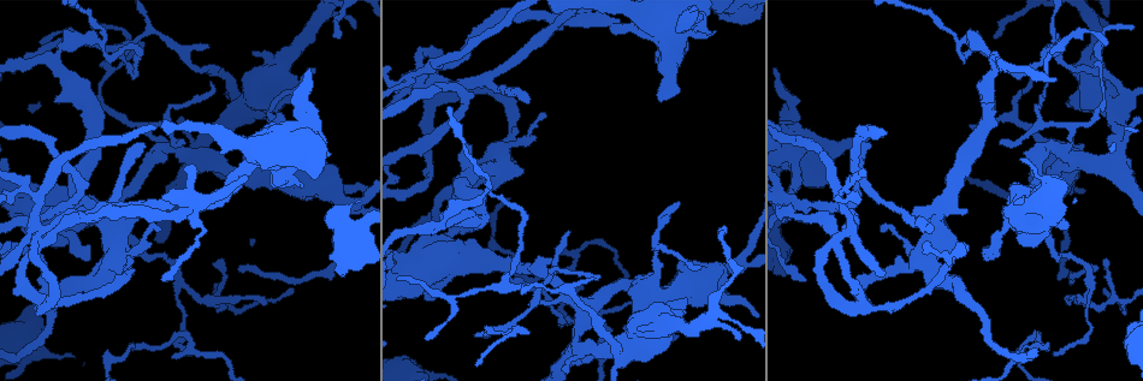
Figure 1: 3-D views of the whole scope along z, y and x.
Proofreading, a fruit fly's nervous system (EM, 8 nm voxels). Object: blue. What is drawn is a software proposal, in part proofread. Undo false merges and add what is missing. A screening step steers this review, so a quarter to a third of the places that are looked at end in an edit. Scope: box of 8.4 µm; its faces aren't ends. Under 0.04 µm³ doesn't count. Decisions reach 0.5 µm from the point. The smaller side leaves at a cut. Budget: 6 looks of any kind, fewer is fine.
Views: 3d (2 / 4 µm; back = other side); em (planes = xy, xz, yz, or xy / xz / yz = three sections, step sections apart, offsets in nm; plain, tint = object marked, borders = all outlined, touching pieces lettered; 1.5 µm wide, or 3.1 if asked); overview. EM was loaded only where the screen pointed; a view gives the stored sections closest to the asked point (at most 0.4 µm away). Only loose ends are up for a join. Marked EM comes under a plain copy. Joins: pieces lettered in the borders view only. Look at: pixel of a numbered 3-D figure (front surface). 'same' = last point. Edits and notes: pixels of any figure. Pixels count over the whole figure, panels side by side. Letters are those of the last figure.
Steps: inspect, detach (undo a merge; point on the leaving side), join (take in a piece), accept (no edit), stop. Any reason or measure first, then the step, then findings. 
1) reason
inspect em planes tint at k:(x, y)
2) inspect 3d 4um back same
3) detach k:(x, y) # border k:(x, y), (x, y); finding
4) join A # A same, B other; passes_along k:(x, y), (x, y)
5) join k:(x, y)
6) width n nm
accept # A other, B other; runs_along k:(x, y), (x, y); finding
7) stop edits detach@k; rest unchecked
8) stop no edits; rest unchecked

free end
inspect 3d 2um at 1:(911, 213)

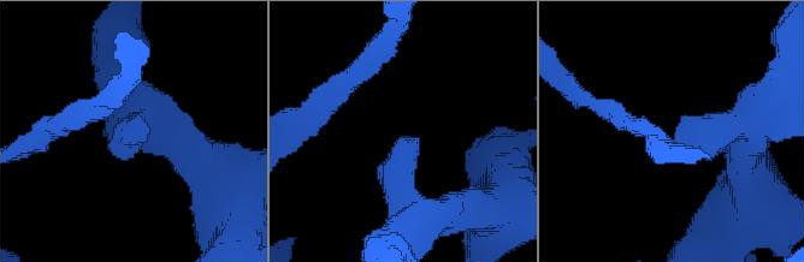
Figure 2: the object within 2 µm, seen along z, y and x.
now the EM
inspect em planes borders at 2:(674, 140)

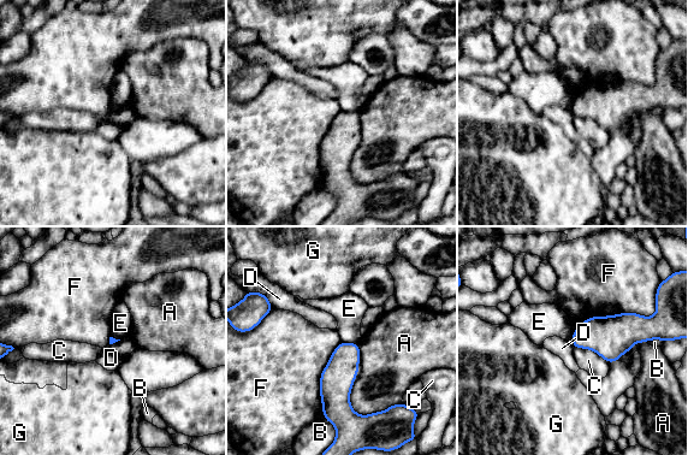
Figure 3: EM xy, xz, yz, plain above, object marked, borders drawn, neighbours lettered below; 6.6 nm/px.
accept # A other, B other, C other, D other, E other, F other, G other; none of them fits

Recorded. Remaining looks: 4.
tapers out
inspect 3d 4um at 1:(869, 143)

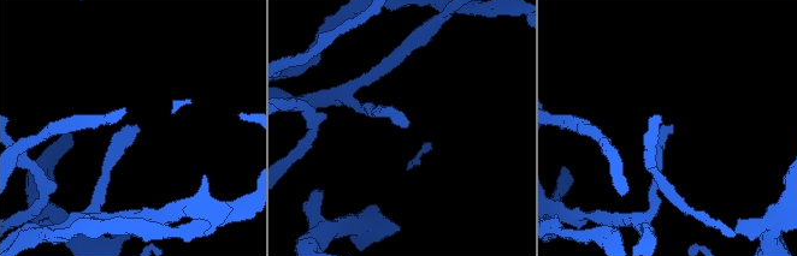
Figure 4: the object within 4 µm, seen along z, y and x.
need the tissue
inspect em yz step 8 borders at 4:(136, 129)

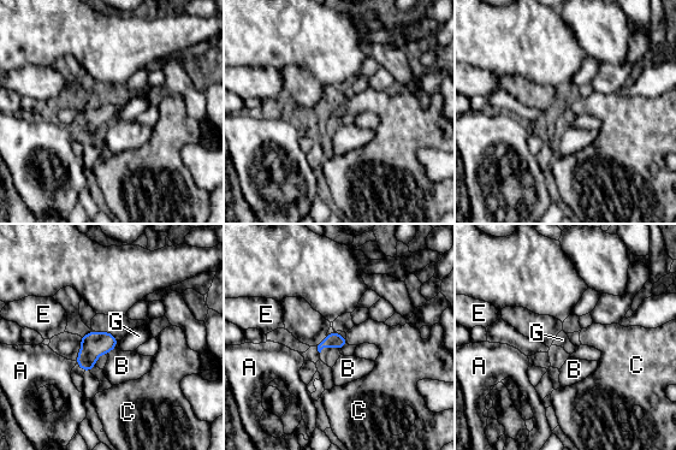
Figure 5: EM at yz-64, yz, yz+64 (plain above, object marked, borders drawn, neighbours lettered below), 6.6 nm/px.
width 100 nm
join C # A other, B other, C same, E other, G other; it goes on there

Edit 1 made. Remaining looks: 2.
see it whole again
inspect overview

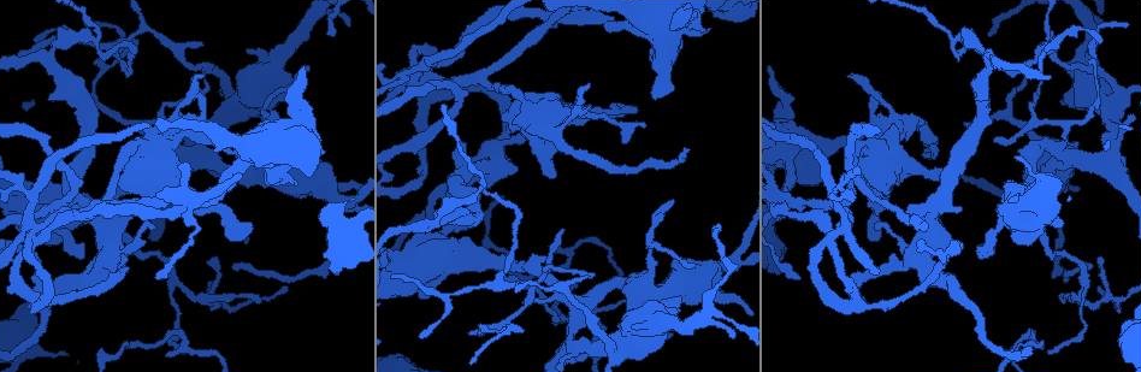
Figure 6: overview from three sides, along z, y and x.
an open end
inspect em planes borders at 6:(677, 298)

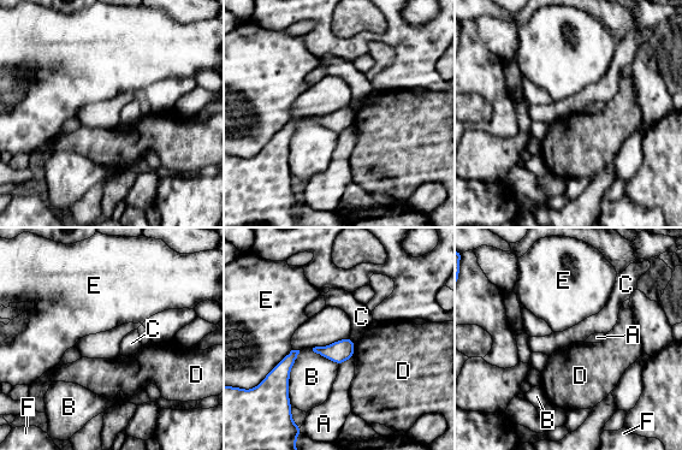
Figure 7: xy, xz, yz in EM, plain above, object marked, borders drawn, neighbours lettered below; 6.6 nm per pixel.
width 150 nm
accept # A other, B other, C other, D other, E other, F other; border 7:(292, 349), (264, 378); none of them fits

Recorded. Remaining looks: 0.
stop edits join@5; rest unchecked

